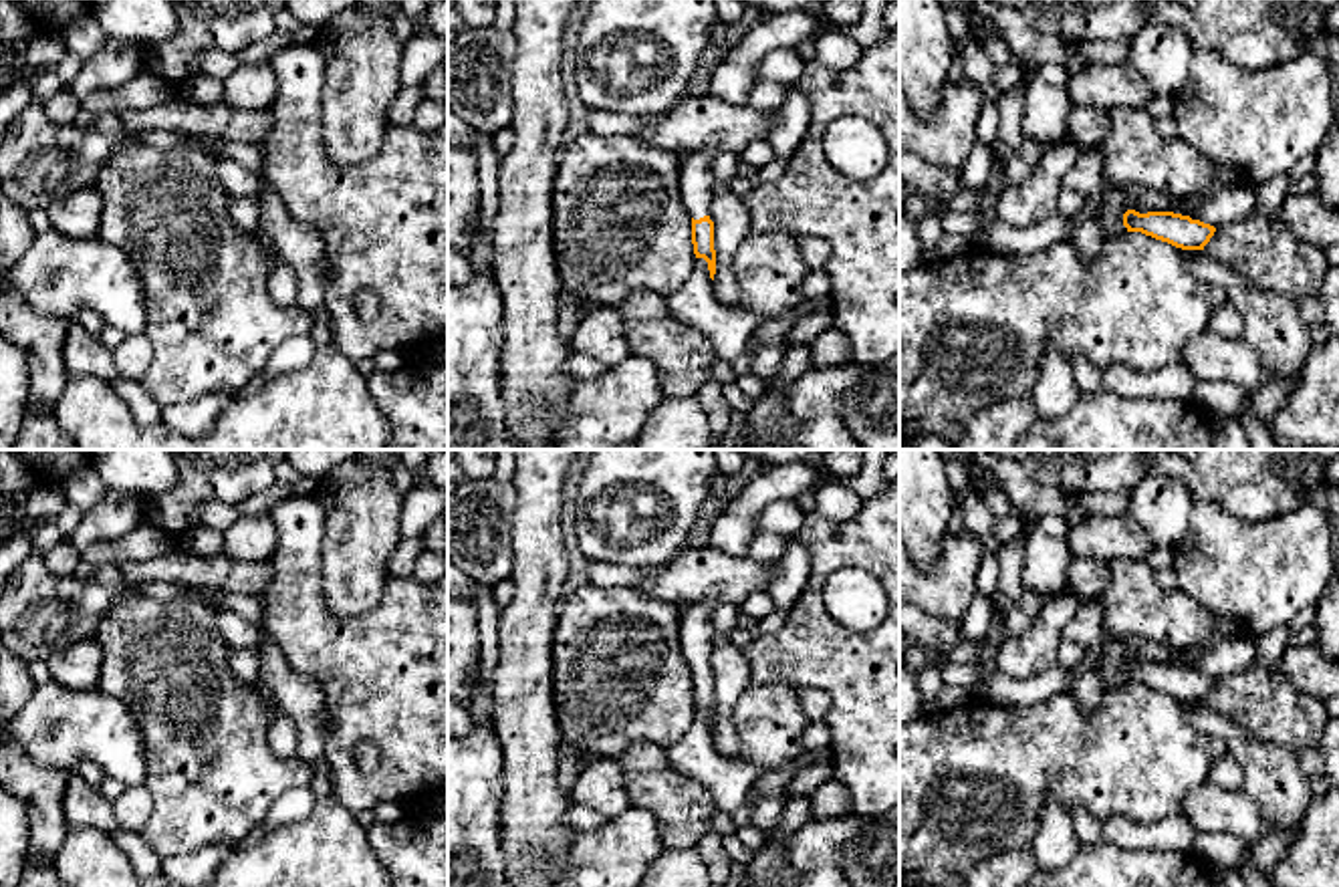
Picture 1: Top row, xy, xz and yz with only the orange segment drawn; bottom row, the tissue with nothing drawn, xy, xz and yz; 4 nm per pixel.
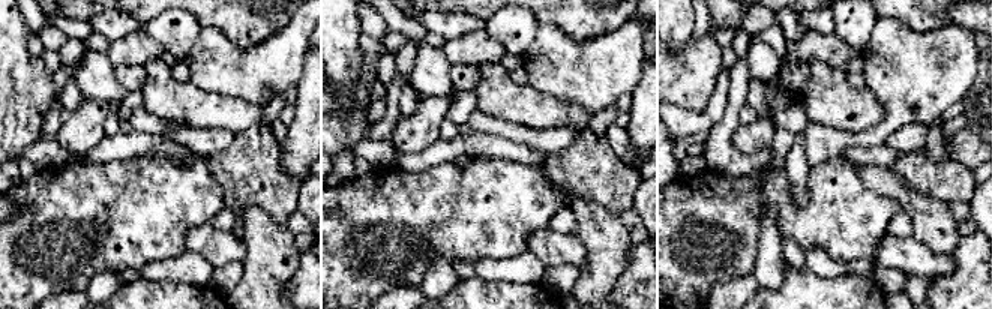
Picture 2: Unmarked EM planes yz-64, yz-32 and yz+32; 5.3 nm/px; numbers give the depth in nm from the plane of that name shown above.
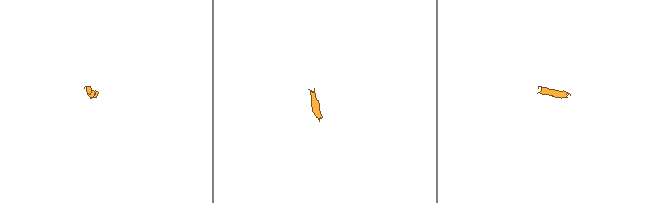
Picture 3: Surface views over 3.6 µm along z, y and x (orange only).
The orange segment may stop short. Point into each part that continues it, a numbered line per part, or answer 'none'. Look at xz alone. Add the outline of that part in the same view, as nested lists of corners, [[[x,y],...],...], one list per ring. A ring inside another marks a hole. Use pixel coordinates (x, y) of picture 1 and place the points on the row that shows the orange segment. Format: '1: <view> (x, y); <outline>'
1: xz (696, 182); [[[702,149],[682,157],[680,196],[694,220],[710,216],[710,204],[714,200],[712,187],[716,181],[710,173],[714,155],[716,153],[712,149]]]

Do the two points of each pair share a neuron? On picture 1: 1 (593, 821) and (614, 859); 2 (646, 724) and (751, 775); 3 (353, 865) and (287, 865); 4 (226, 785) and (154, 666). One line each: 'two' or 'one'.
1: two
2: two
3: one
4: one

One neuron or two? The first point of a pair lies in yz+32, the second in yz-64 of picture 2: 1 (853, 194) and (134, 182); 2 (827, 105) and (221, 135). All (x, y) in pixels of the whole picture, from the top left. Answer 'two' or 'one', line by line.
1: one
2: two

